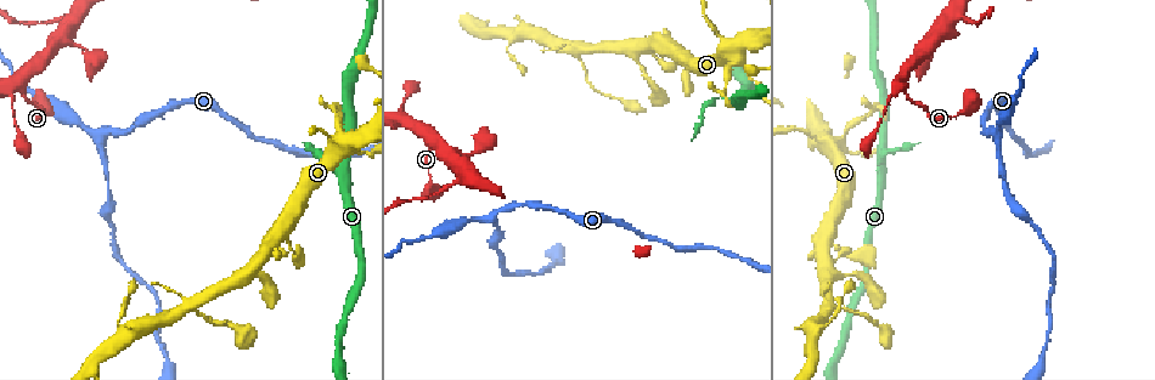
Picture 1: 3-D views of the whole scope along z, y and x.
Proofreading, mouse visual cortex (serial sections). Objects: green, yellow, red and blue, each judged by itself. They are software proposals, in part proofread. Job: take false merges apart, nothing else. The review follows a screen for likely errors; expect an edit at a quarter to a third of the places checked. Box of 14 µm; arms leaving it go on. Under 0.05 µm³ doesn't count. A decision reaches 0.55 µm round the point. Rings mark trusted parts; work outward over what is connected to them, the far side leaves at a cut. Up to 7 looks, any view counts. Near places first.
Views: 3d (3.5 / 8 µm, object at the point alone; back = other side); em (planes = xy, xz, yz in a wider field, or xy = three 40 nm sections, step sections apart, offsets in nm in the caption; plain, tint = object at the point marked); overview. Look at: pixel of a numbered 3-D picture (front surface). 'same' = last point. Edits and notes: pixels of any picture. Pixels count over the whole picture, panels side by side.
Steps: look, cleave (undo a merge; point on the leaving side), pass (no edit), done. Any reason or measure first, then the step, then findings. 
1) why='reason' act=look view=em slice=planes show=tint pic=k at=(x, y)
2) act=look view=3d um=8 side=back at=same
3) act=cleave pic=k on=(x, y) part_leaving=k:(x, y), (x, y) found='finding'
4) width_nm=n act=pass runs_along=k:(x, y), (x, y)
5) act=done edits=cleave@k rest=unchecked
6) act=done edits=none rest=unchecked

act=look view=3d um=8 pic=1 at=(838, 143)

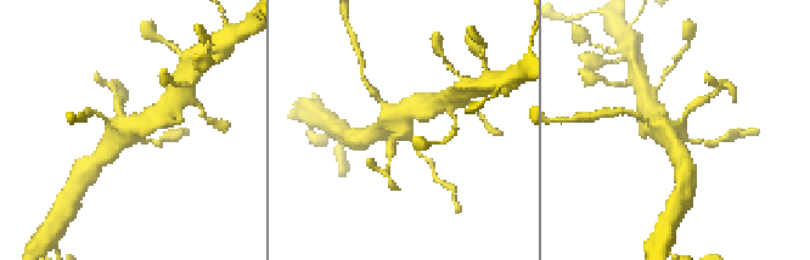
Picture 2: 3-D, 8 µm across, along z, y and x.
act=look view=em slice=xy step=5 show=tint pic=2 at=(405, 129)

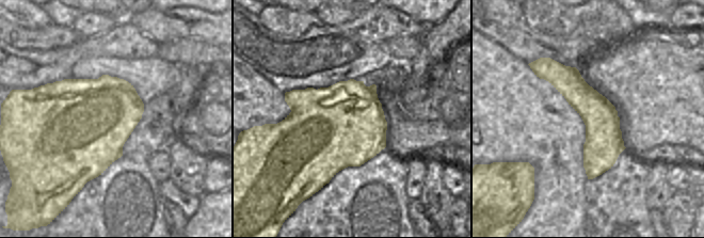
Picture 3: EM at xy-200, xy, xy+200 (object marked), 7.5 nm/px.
act=pass runs_along=3:(550, 67), (595, 112), (590, 176) found='continuous, no second cell'

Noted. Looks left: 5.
why='a fork' act=look view=3d um=3.5 side=back pic=1 at=(187, 304)

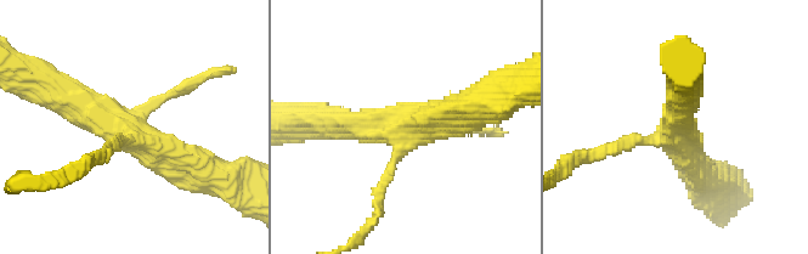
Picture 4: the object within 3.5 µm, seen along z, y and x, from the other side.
why='now the EM' act=look view=em slice=xy step=1 show=tint pic=4 at=(127, 133)

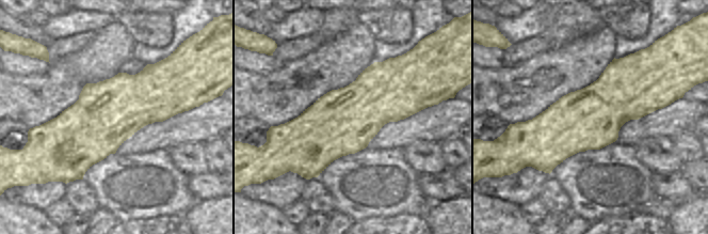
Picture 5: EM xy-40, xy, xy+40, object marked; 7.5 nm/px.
width_nm=500 act=pass runs_along=4:(58, 92), (196, 170) found='one cell here'

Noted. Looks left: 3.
why='a fork' act=look view=3d um=3.5 pic=1 at=(512, 36)

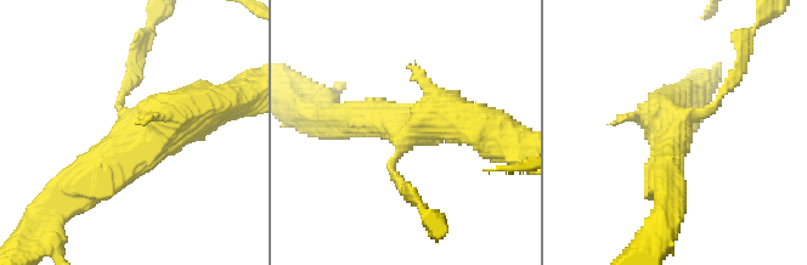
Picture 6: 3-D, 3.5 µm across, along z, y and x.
act=look view=em slice=planes show=tint pic=6 at=(135, 118)

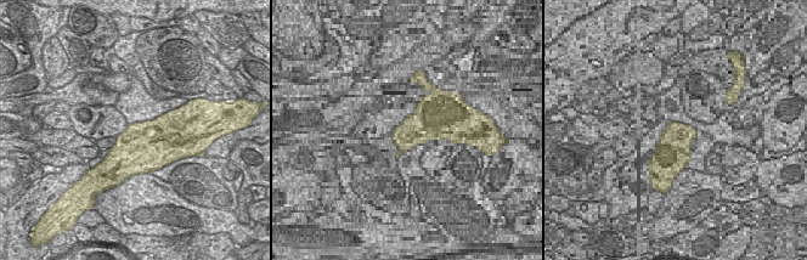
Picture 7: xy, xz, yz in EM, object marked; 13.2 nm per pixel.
act=pass runs_along=6:(216, 106), (168, 117), (83, 176) found='continuous, no second cell'

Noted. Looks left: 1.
act=done edits=none rest=unchecked

